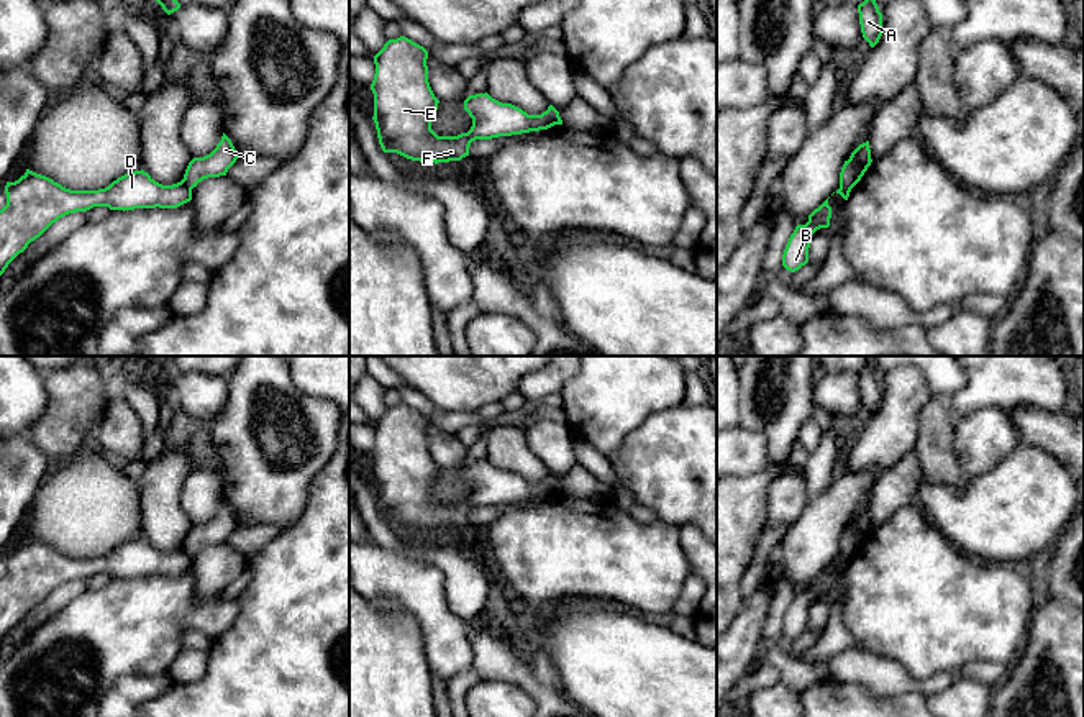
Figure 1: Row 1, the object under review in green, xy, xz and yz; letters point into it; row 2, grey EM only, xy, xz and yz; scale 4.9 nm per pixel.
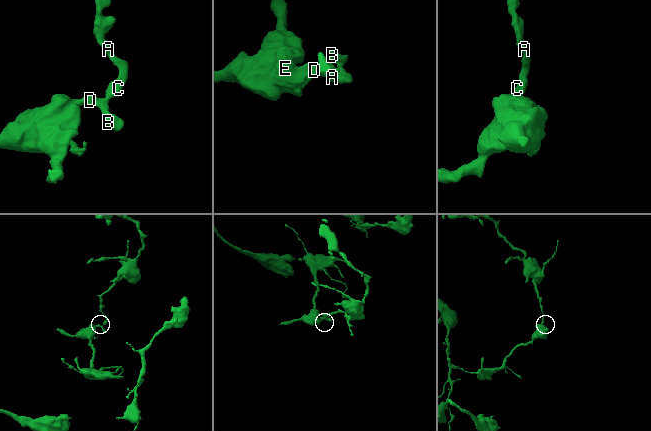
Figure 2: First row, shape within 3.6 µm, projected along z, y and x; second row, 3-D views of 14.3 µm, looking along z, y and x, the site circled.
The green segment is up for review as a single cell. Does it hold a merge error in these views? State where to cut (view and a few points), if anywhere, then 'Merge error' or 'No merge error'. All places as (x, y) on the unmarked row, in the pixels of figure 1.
Split along xy (182, 547), (191, 557). Merge error

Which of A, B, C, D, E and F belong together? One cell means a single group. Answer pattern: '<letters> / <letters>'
A C / B D E F

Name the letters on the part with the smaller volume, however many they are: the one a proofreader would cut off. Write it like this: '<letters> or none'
B, D, E, F

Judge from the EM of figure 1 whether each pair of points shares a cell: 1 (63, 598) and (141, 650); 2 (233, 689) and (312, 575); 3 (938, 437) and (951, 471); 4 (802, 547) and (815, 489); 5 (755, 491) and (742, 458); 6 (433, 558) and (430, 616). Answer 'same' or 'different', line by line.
1: different
2: same
3: same
4: different
5: different
6: different

